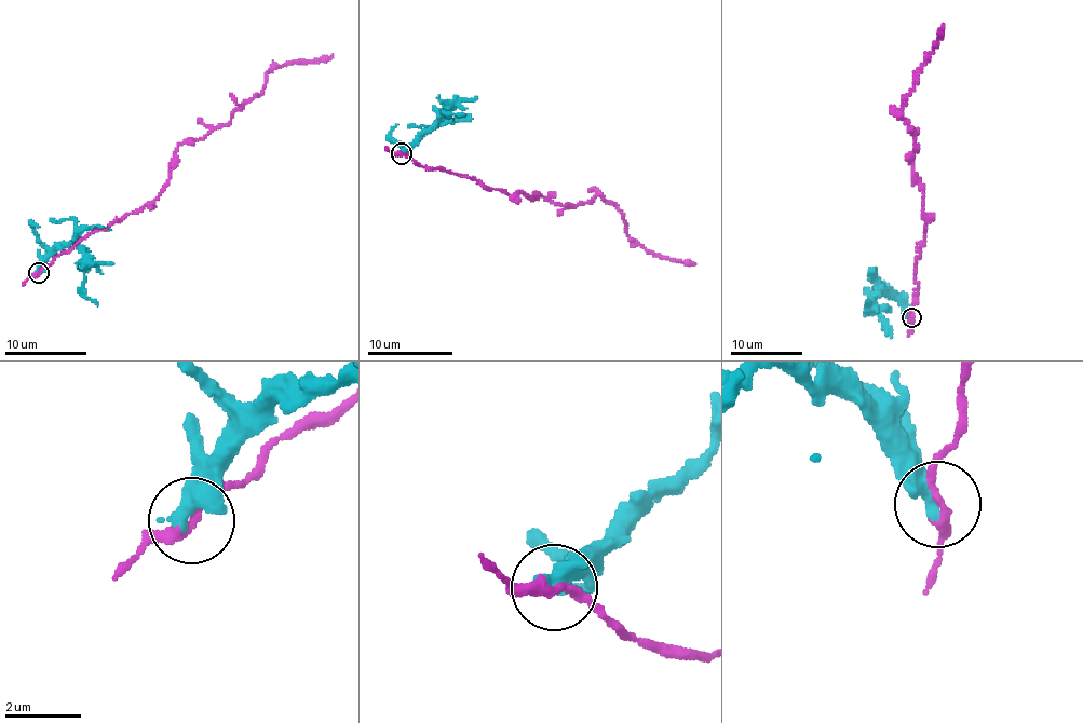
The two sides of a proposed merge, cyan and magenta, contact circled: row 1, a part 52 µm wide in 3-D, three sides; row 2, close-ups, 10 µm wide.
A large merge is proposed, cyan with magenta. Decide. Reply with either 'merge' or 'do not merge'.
do not merge

